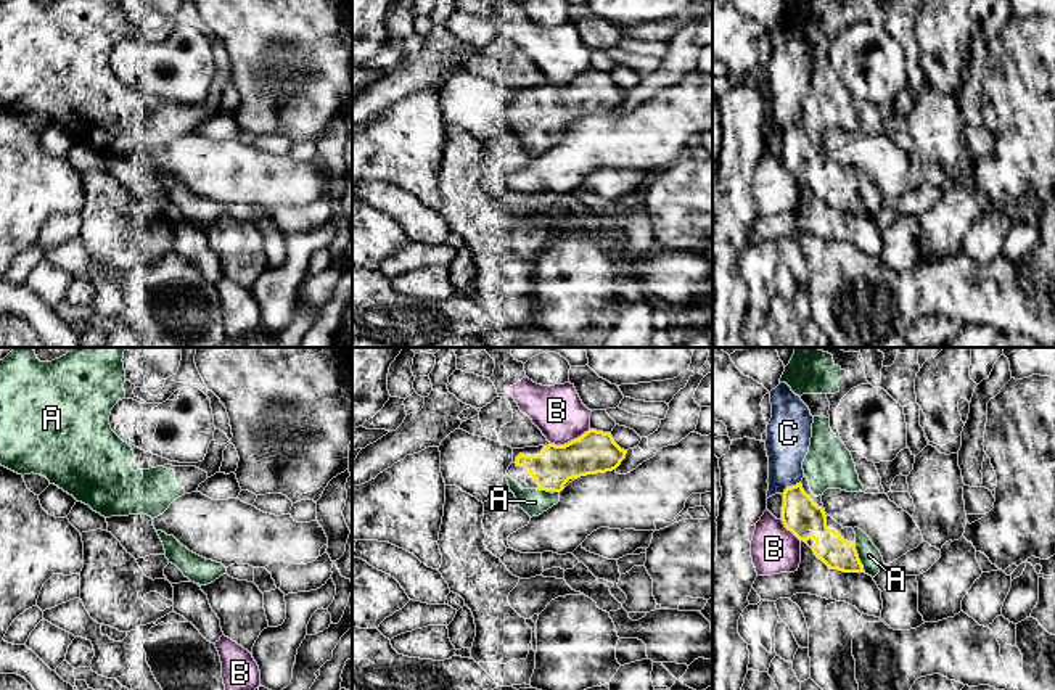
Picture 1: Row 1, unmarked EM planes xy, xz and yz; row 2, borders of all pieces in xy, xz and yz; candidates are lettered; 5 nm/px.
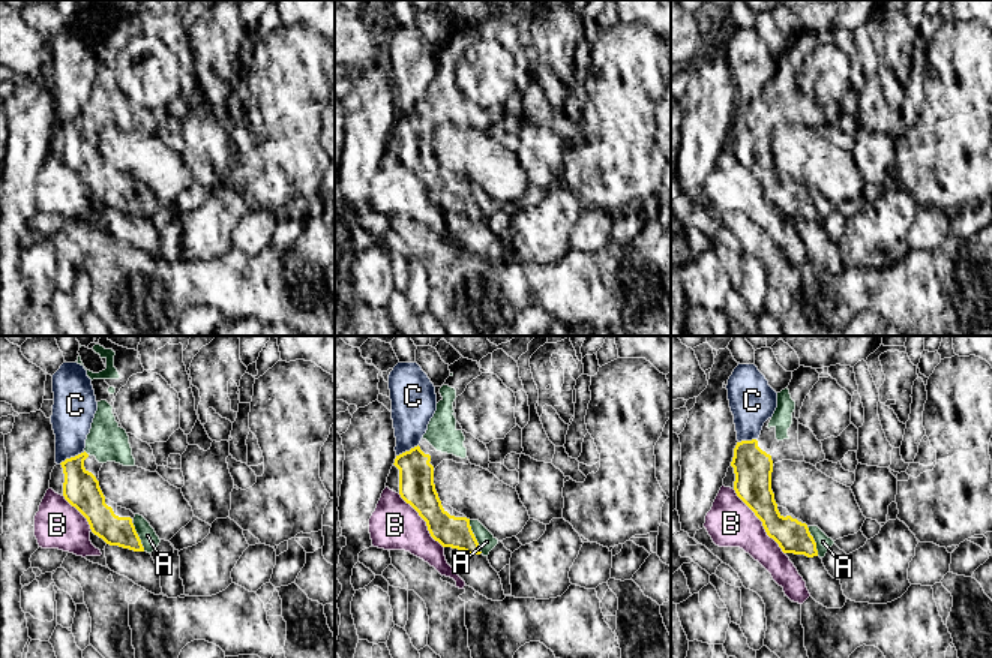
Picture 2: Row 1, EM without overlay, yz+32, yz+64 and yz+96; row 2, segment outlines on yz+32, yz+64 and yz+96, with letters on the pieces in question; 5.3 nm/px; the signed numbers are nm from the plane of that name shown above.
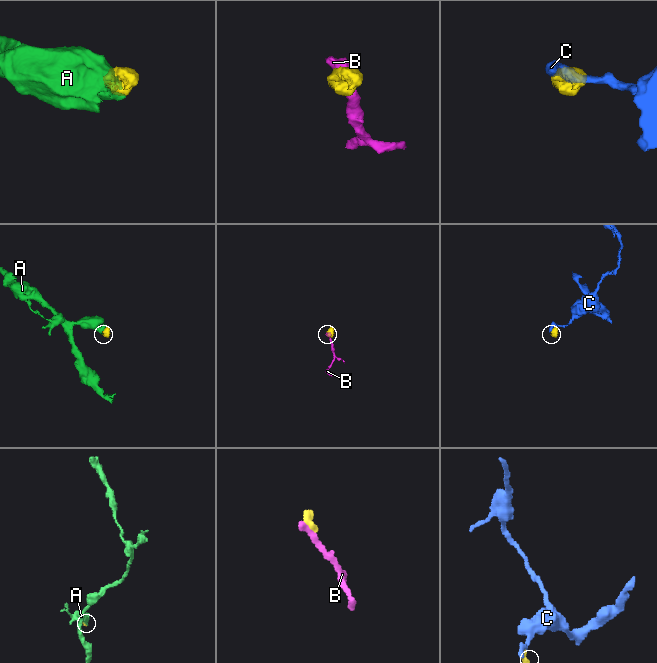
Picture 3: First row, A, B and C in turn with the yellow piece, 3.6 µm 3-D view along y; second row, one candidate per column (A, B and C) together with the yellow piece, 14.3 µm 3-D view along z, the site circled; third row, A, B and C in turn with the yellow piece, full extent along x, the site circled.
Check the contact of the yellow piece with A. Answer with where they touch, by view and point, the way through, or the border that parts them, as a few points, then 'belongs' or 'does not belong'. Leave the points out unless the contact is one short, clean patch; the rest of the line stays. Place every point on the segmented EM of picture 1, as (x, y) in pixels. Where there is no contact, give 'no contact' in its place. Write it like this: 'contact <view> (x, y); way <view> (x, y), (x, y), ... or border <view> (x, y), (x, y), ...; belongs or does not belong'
contact yz (857, 557); belongs

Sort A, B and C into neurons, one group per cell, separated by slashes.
A / B / C

